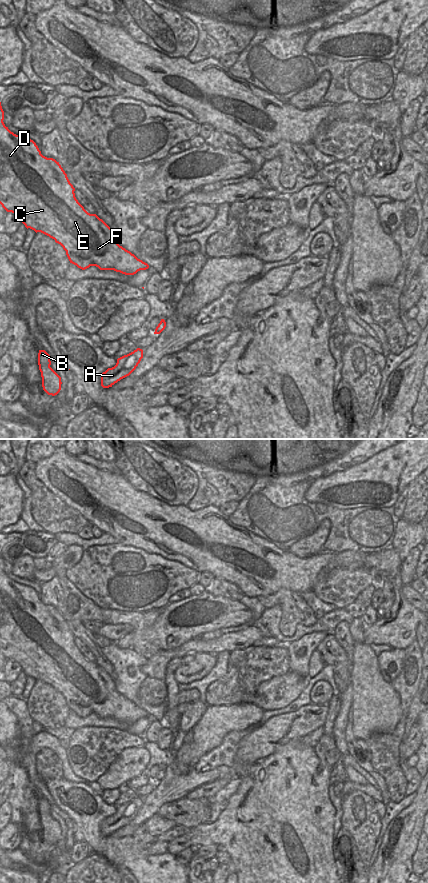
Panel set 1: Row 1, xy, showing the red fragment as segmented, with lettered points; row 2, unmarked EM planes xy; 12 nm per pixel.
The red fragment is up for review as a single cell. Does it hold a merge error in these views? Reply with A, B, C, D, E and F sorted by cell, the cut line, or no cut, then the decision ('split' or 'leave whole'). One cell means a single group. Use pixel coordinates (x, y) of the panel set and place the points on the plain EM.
A B C D E F; no cut; leave whole

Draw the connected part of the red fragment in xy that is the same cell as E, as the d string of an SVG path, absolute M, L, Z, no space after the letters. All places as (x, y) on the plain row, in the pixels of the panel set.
M0 550L0 652L7 660L21 665L22 671L41 680L66 699L70 711L85 718L96 714L134 723L149 713L115 689L114 679L96 662L88 661L75 645L75 636L55 607L41 602L36 591L11 580L4 570Z

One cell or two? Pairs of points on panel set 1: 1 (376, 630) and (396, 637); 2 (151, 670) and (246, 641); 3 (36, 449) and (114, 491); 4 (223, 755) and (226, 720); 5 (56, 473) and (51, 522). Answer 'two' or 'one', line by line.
1: one
2: one
3: two
4: two
5: two

